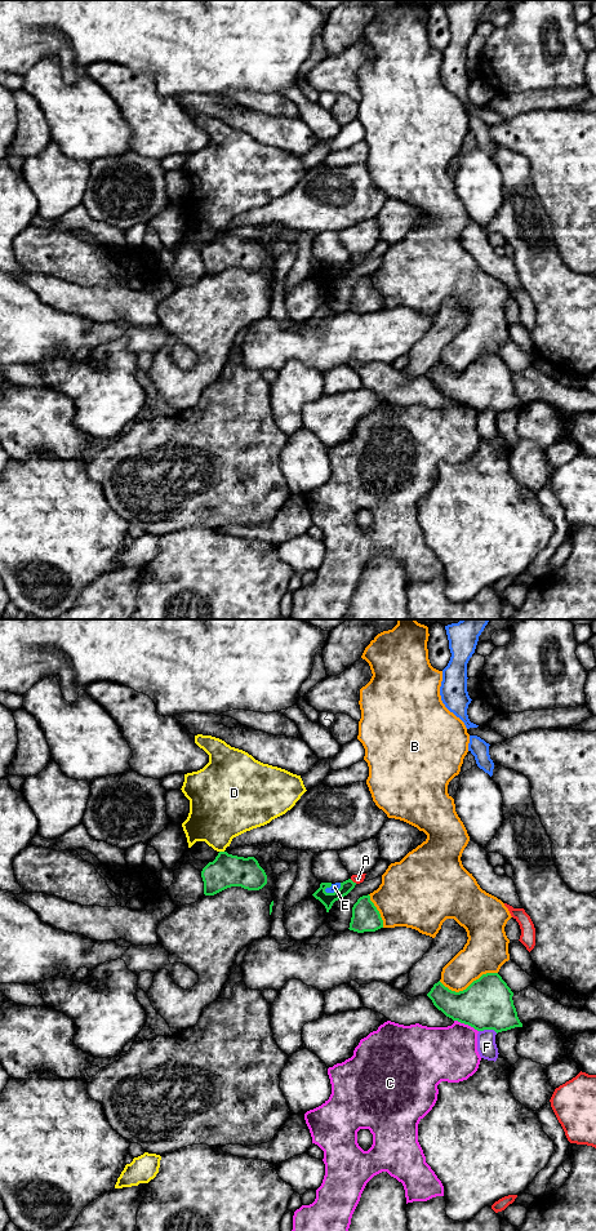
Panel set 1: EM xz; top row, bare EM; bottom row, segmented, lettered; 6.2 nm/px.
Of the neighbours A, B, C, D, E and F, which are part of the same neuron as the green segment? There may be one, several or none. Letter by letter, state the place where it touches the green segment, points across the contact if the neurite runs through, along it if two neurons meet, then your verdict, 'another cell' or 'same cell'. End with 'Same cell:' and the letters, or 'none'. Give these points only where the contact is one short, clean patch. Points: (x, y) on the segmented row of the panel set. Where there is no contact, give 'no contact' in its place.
A: xz (352, 881) | another cell
B: xz (468, 986) | another cell
C: xz (466, 1023) | another cell
D: xz (222, 852) | along xz (219, 850), (223, 852) | another cell
E: xz (334, 892) | along xz (341, 883), (333, 892), (324, 890) | another cell
F: xz (488, 1029) | another cell
Same cell: none

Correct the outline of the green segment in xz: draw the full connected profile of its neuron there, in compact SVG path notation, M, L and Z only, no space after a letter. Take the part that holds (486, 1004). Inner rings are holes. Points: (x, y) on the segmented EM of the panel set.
M498 973L482 974L459 992L439 981L427 996L446 1017L477 1031L494 1030L498 1034L522 1027L513 1005L513 992Z

